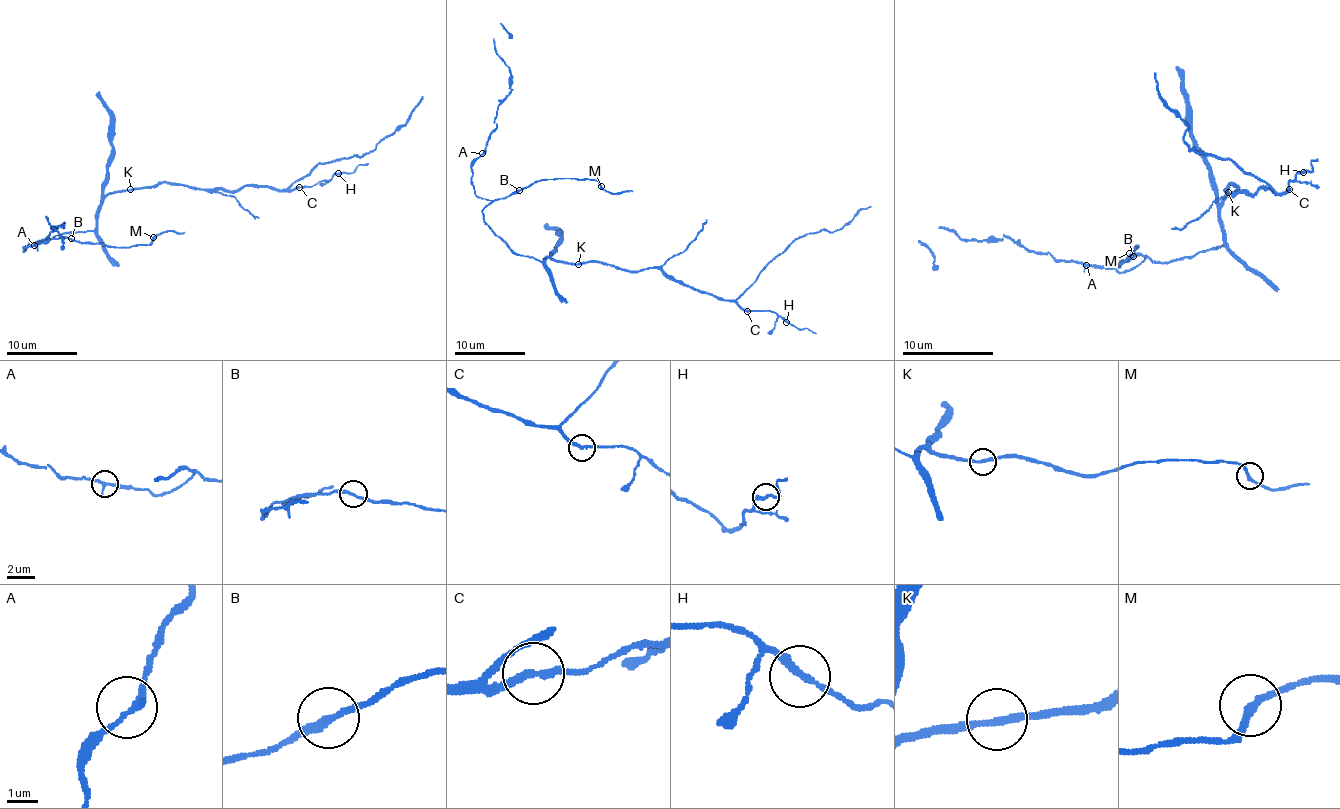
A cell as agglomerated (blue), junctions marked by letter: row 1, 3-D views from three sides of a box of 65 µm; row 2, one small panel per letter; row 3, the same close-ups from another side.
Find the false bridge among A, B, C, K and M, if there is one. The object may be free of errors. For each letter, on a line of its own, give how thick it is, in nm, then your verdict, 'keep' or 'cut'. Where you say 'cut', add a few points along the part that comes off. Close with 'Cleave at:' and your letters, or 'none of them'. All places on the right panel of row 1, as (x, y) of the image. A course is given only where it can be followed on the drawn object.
A: 240 nm thick; keep
B: 220 nm thick; keep
C: 220 nm thick; keep
K: 240 nm thick; keep
M: 220 nm thick; keep
Cleave at: none of them

